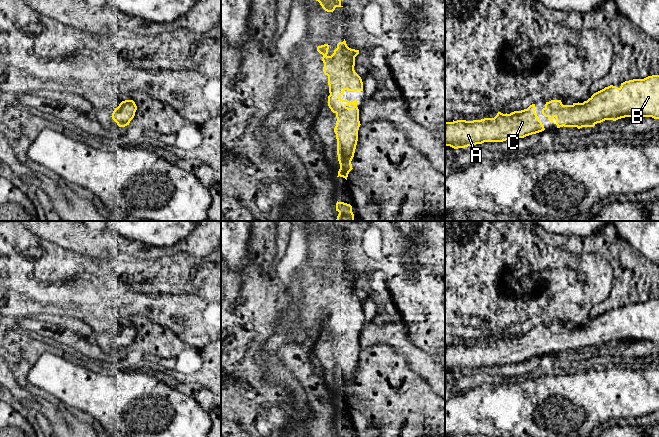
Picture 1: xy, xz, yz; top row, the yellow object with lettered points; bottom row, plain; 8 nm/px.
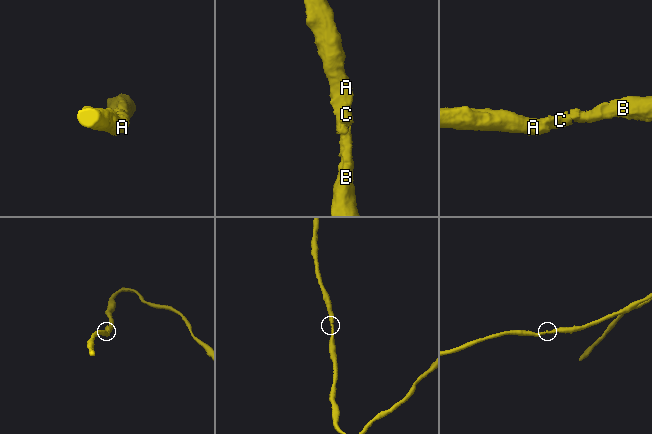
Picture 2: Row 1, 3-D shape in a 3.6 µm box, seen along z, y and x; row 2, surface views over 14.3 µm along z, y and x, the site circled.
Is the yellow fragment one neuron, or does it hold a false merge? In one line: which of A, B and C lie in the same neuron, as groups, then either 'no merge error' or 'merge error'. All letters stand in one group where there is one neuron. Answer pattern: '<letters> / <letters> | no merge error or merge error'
A B C | no merge error

